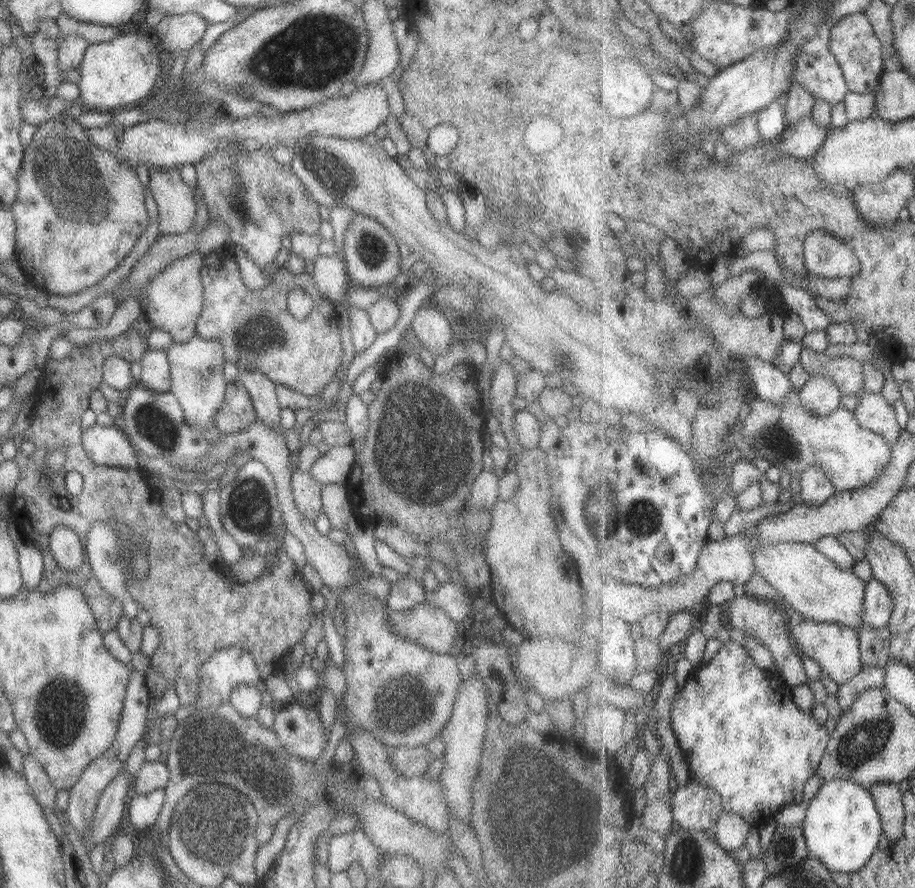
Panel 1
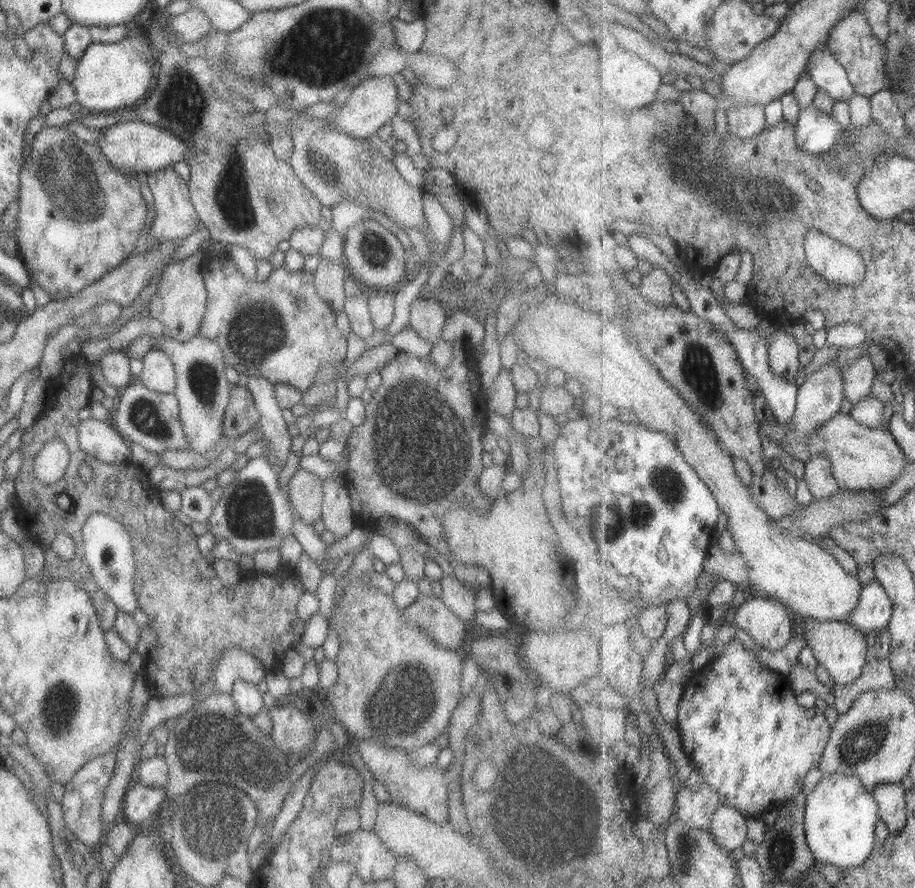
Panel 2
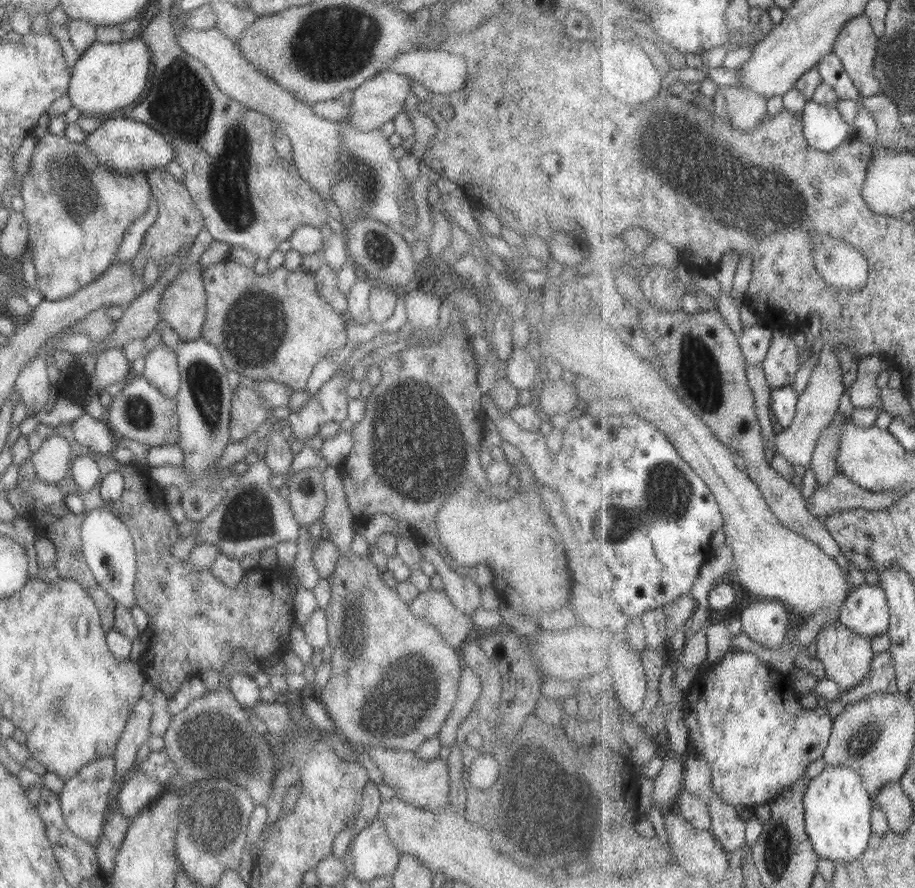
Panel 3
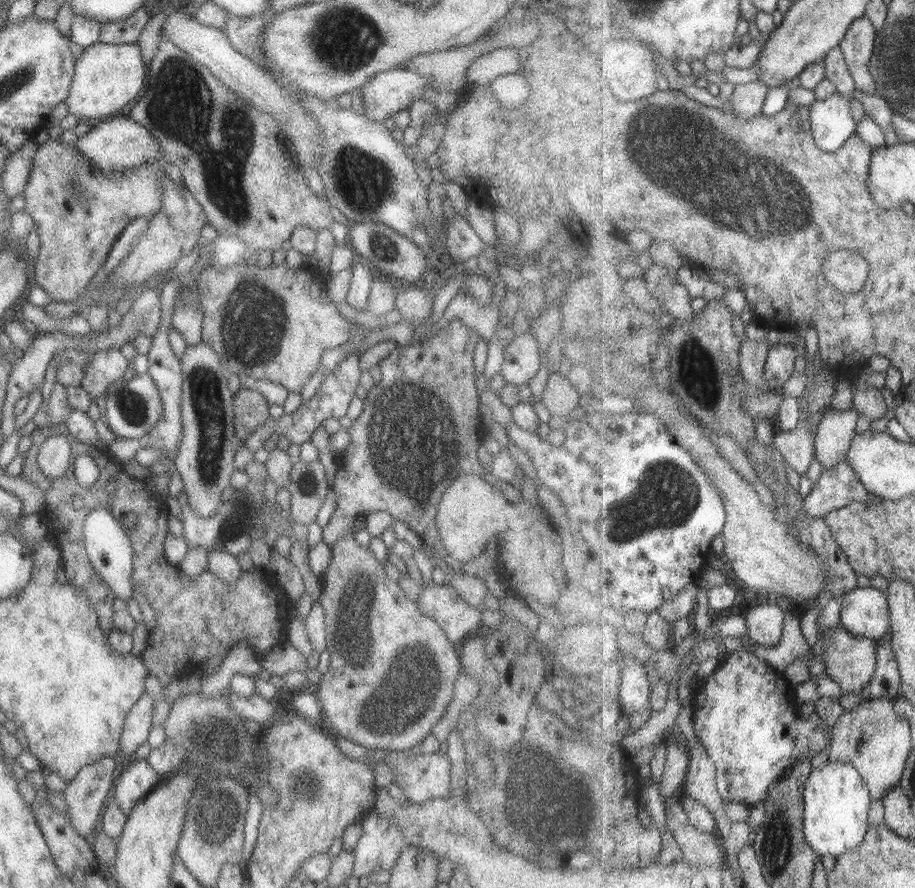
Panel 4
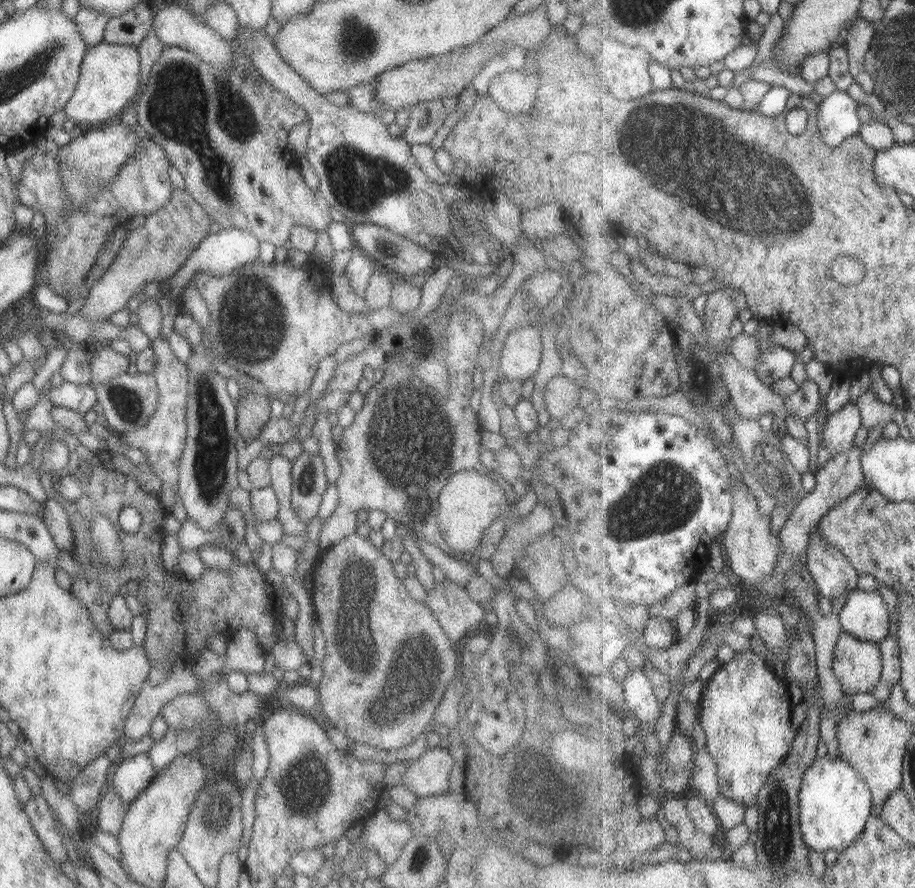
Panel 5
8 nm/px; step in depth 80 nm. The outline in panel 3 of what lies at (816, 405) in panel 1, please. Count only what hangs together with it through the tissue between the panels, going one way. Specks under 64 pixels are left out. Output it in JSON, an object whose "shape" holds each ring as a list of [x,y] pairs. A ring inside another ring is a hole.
{"shape":[[[830,343],[824,344],[816,364],[806,389],[800,394],[795,422],[775,435],[774,439],[777,452],[780,452],[789,463],[804,468],[811,466],[820,434],[837,417],[839,402],[843,398],[843,393],[846,392],[845,384],[843,384],[843,368],[841,368],[834,350],[830,347]]]}

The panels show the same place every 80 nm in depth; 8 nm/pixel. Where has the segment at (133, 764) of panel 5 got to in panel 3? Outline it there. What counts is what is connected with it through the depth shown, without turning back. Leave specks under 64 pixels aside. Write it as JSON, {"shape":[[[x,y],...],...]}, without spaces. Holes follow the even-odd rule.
{"shape":[[[133,769],[117,791],[117,806],[125,819],[131,820],[163,793],[164,788],[140,770]]]}

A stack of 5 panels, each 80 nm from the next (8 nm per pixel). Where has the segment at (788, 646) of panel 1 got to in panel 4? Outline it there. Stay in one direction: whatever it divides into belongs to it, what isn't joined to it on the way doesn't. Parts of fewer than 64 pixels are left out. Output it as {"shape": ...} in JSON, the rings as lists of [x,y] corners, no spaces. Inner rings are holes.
{"shape":[[[773,601],[751,607],[746,614],[750,640],[765,647],[777,646],[783,637],[785,610]]]}

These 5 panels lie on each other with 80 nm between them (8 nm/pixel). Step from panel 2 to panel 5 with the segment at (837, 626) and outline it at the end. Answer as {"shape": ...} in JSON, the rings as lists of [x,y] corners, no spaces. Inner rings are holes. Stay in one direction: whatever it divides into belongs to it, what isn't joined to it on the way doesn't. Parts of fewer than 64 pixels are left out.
{"shape":[[[843,632],[835,646],[833,670],[848,696],[873,692],[882,677],[882,649],[879,643],[864,641]]]}

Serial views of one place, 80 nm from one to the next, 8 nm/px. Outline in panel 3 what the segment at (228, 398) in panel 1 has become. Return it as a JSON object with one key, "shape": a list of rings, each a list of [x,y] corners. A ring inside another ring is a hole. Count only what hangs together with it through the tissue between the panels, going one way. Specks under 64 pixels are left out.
{"shape":[[[250,384],[246,387],[233,387],[232,396],[230,398],[230,414],[229,414],[229,439],[231,442],[239,442],[251,435],[258,426],[265,423],[267,411],[265,404],[260,396],[255,393]]]}

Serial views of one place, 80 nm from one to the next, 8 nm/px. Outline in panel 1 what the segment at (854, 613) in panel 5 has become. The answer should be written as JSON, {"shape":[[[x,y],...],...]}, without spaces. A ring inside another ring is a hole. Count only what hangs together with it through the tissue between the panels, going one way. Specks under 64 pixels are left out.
{"shape":[[[875,578],[867,581],[863,625],[873,626],[873,628],[888,627],[895,605],[893,595],[887,585]]]}

